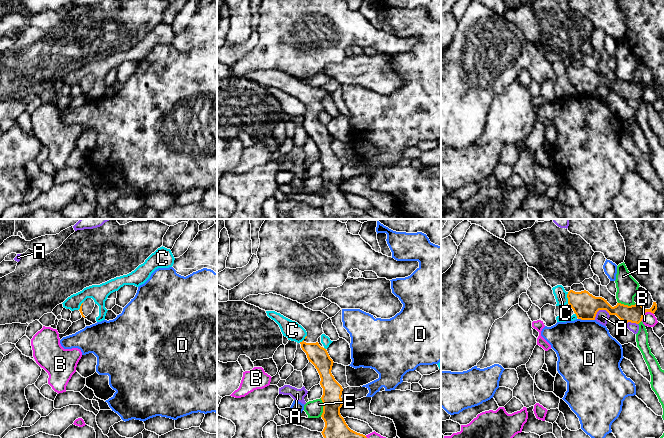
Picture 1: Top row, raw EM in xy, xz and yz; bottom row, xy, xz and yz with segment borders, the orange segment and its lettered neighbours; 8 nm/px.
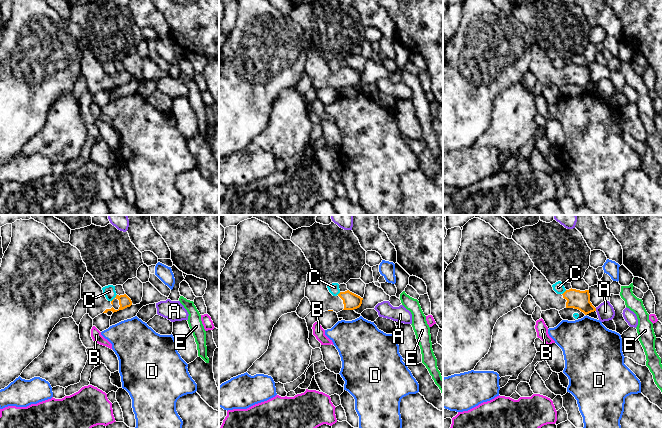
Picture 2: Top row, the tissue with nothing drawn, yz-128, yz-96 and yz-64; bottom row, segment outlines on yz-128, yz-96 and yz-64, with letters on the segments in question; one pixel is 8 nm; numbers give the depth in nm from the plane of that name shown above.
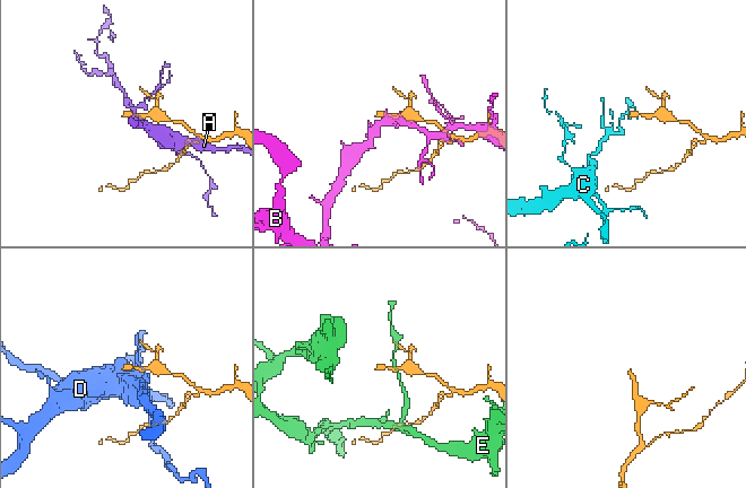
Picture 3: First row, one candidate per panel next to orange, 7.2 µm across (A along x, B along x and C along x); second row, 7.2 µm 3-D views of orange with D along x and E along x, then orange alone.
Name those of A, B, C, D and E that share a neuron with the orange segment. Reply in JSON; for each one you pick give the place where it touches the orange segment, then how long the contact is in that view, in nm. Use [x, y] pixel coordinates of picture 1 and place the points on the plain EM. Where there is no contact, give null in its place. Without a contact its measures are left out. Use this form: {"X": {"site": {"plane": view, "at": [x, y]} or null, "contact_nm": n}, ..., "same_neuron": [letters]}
{"same_neuron": []}

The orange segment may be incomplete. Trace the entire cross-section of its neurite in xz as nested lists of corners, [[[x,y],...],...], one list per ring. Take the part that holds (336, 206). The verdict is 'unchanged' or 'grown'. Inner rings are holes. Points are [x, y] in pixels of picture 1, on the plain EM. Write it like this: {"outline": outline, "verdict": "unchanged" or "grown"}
{"outline": [[[273,69],[249,71],[243,77],[265,87],[280,89],[306,106],[307,112],[300,120],[321,154],[320,161],[323,164],[321,193],[325,198],[321,209],[326,219],[372,219],[365,211],[351,206],[340,190],[343,164],[331,149],[333,136],[327,126],[318,119],[318,114],[324,110],[322,100],[329,93],[321,87],[313,87],[297,77]]], "verdict": "grown"}

